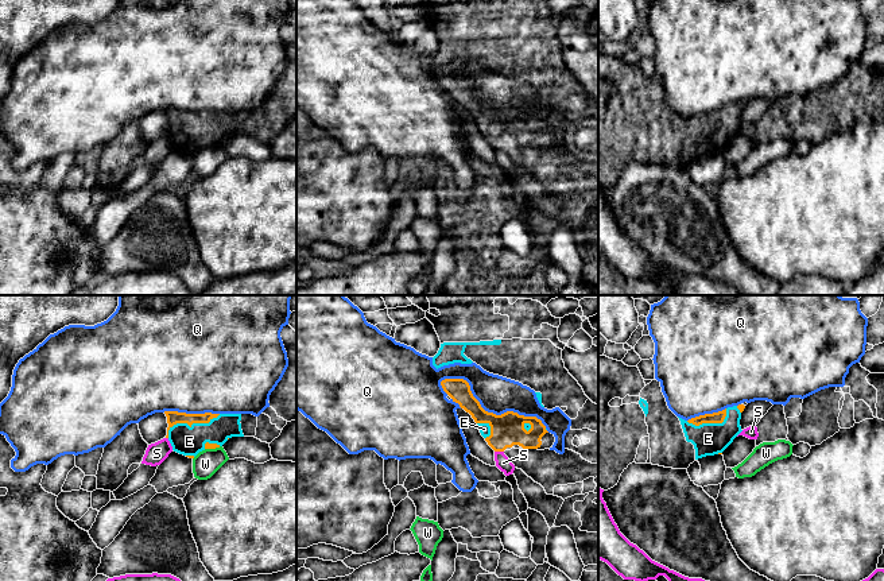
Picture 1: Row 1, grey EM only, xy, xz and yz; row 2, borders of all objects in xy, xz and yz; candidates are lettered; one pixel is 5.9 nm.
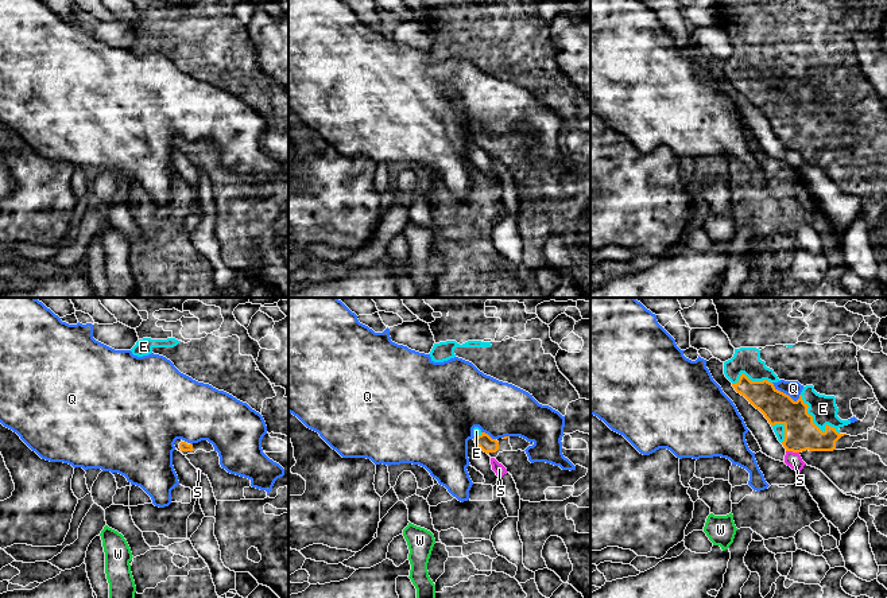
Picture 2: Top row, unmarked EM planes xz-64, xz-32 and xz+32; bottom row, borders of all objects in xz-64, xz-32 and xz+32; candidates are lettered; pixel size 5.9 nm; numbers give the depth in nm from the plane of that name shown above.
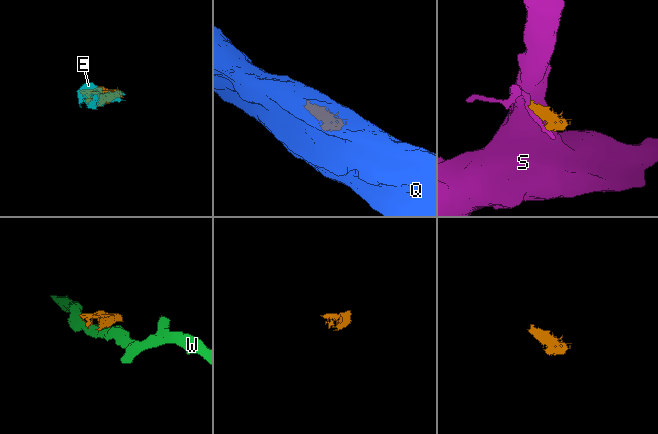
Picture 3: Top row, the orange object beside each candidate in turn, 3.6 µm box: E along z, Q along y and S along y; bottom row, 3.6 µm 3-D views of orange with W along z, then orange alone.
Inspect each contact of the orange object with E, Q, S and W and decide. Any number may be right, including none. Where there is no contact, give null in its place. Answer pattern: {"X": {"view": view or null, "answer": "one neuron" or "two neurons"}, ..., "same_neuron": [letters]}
{"E": {"view": "xy", "answer": "one neuron"}, "Q": {"view": "xz", "answer": "two neurons"}, "S": {"view": "xz", "answer": "two neurons"}, "W": {"view": "xy", "answer": "two neurons"}, "same_neuron": ["E"]}

